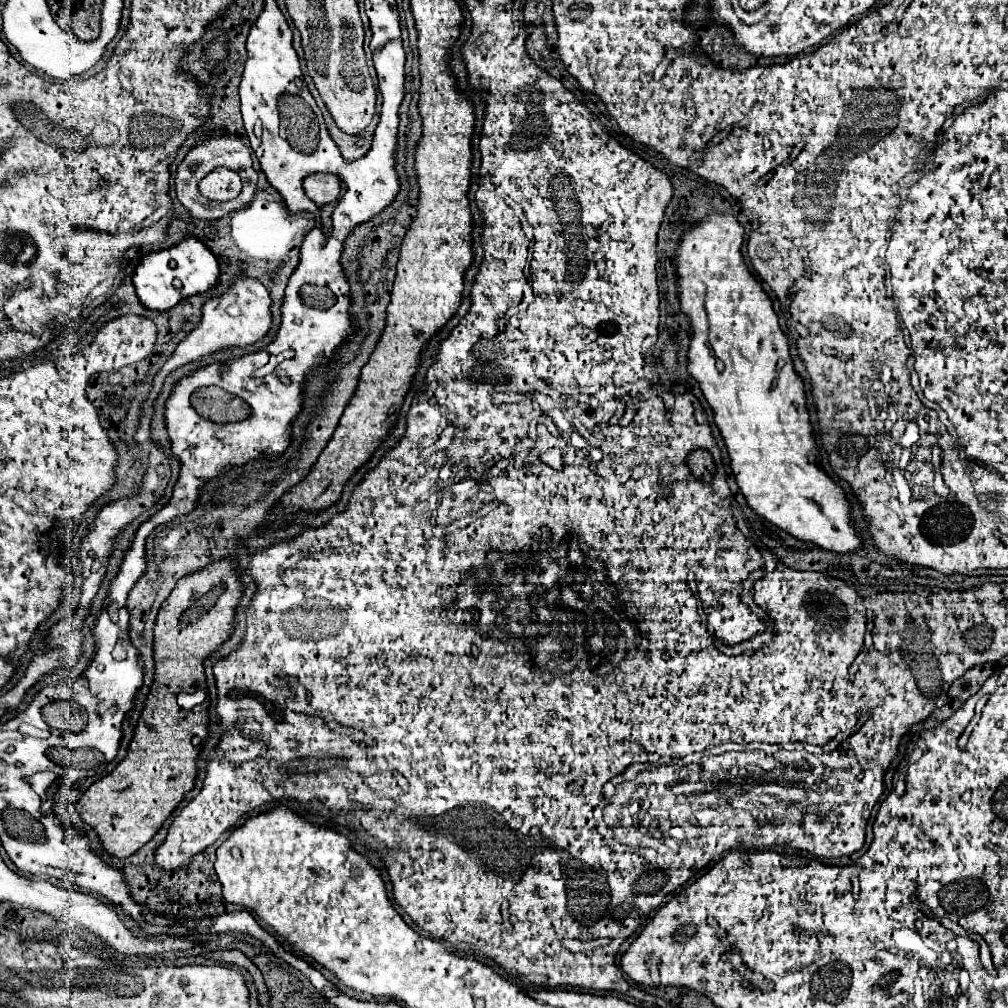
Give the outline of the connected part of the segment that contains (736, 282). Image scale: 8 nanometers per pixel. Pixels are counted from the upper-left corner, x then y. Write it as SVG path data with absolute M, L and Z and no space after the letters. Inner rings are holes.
M710 214L700 220L698 226L688 230L678 246L676 268L680 276L680 302L682 312L692 324L688 372L698 380L708 404L714 410L714 422L724 436L738 488L746 496L748 506L758 516L766 518L798 540L812 542L832 552L858 552L862 544L850 524L848 500L842 488L834 484L820 468L818 448L806 410L804 384L792 368L788 342L780 330L772 302L744 264L740 252L742 240L744 228L734 216ZM778 362L784 362L784 366L776 372Z

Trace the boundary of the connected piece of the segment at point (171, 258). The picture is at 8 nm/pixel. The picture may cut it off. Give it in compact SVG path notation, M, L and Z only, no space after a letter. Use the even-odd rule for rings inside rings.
M186 236L176 246L144 254L134 268L132 280L134 280L134 288L136 288L140 302L150 310L162 312L162 310L170 310L172 306L176 306L182 298L206 292L210 286L216 284L218 274L220 274L218 262L214 254L210 254L210 250L202 242L198 242L198 238ZM176 278L182 282L182 288L174 288L172 282Z

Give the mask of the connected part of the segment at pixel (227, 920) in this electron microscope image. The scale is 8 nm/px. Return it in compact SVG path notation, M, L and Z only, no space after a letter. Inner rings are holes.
M241 909L235 912L225 912L224 914L212 917L212 920L214 923L210 928L212 933L239 932L262 940L264 946L270 948L274 956L278 956L280 960L288 962L290 966L294 966L302 974L306 974L306 978L310 978L312 986L318 992L322 992L322 988L328 984L328 980L322 976L322 972L318 972L314 966L310 966L308 962L304 962L302 957L295 955L293 952L288 952L288 950L284 950L283 945L272 934L266 932L249 911Z

